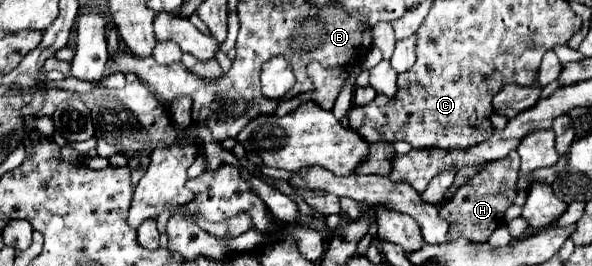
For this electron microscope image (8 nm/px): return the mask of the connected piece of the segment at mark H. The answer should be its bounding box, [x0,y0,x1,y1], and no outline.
[439,155,519,243]

